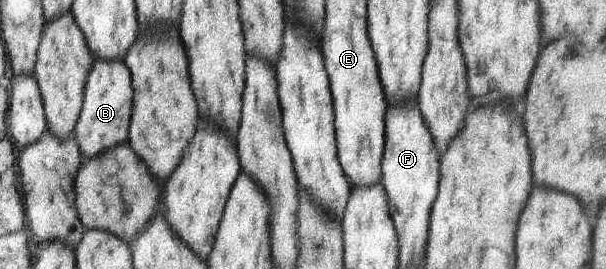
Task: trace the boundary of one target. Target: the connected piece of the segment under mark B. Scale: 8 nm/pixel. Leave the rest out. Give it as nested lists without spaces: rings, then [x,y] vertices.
[[[96,59],[87,76],[85,102],[81,119],[75,128],[75,136],[84,158],[97,157],[100,153],[121,144],[129,144],[131,120],[133,119],[135,90],[133,73],[125,61]]]

